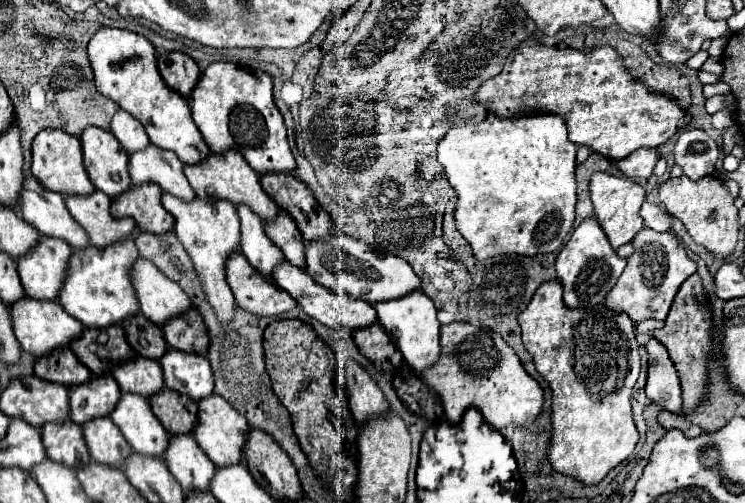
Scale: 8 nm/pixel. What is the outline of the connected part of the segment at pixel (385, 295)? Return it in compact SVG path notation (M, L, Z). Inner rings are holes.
M332 234L326 238L328 242L312 240L304 242L306 246L306 272L314 278L314 282L336 290L336 292L348 292L354 298L362 298L366 302L386 302L400 298L416 288L420 288L420 280L410 268L408 262L402 258L396 258L394 254L380 254L370 244L356 240L348 234Z

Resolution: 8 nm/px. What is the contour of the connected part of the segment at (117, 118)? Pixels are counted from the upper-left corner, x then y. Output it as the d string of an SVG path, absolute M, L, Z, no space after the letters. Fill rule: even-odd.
M122 108L114 114L114 118L110 122L110 130L120 140L120 144L126 148L126 152L142 150L144 146L150 144L144 126L138 120L134 120L134 116Z

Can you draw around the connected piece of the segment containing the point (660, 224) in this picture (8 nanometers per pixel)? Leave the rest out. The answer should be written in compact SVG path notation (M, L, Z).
M644 202L642 208L640 208L640 216L644 220L644 224L656 232L668 232L672 222L670 222L670 216L656 204L650 204L650 202Z

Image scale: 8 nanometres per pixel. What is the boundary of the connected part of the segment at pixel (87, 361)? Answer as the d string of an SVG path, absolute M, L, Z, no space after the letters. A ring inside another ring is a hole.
M110 326L106 330L86 328L78 342L70 342L70 348L94 376L110 372L118 362L134 356L122 326Z

